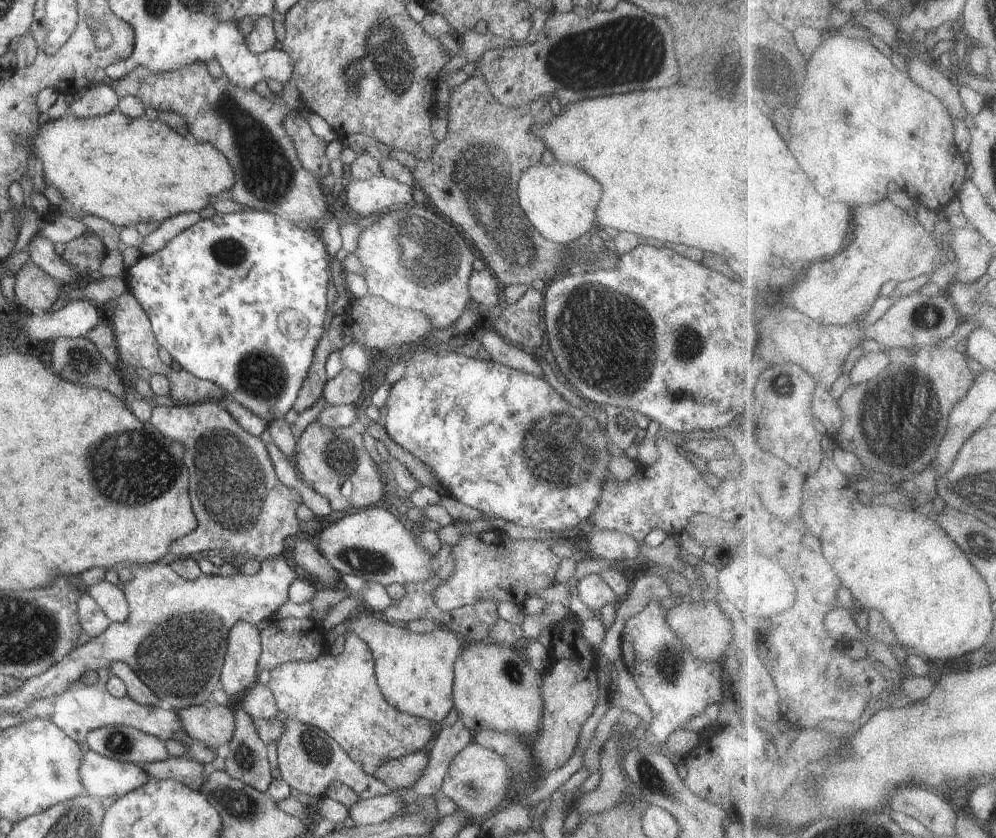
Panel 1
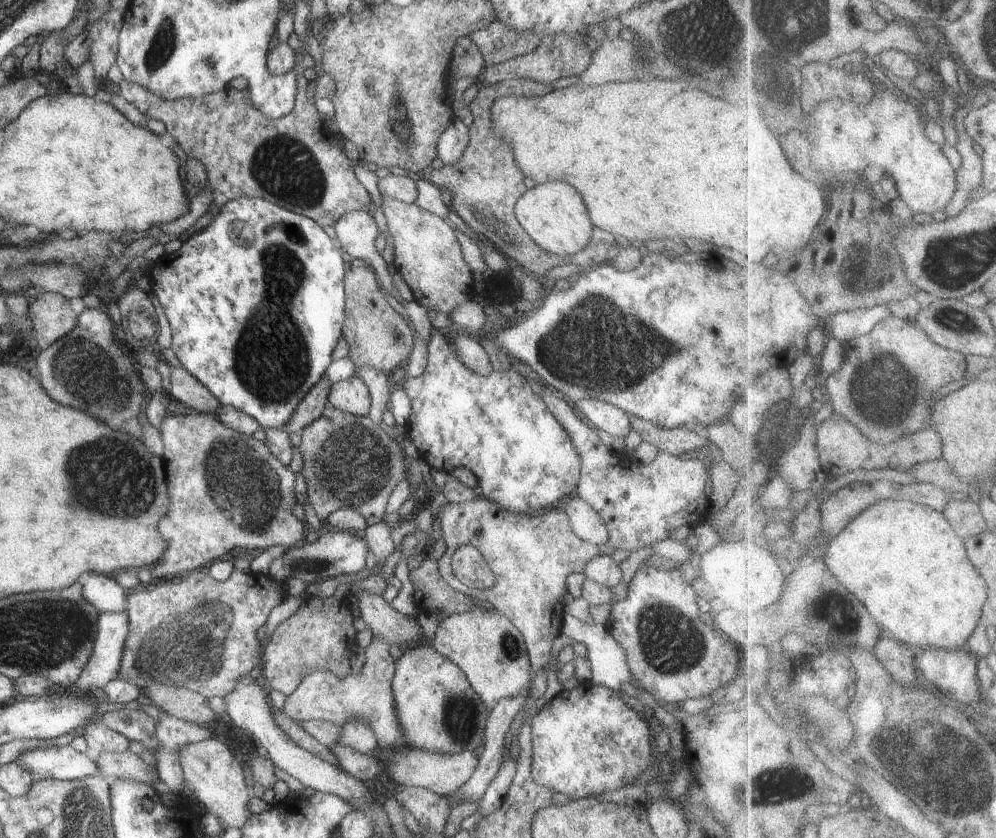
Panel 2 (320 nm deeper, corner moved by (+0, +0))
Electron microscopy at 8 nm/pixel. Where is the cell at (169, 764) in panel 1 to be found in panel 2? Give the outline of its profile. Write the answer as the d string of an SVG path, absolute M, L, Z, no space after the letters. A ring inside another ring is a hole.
M132 751L121 753L100 753L96 758L97 768L100 776L115 779L134 779L143 783L154 781L157 770L151 766L142 756Z

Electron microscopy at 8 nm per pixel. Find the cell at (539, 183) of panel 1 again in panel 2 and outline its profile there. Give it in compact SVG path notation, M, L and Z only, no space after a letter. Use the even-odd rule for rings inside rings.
M562 182L537 184L528 189L516 201L515 215L522 228L541 249L557 255L580 252L591 241L594 233L594 226L581 194L573 186Z

